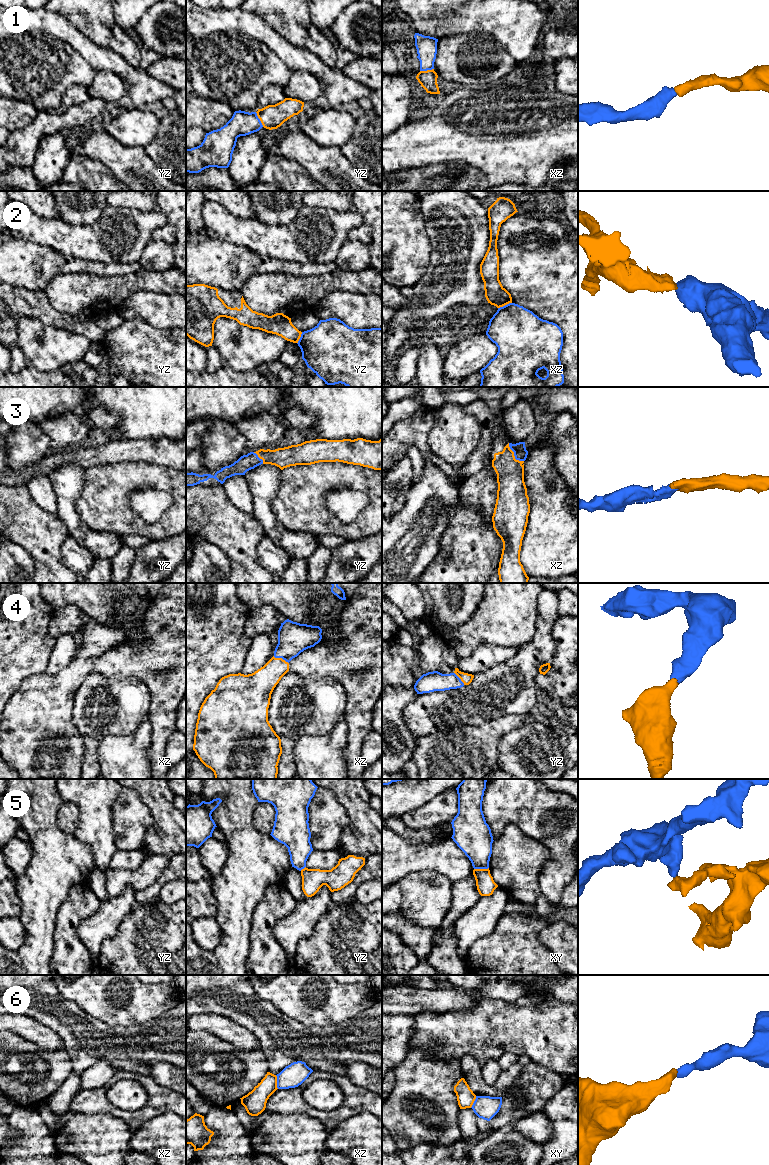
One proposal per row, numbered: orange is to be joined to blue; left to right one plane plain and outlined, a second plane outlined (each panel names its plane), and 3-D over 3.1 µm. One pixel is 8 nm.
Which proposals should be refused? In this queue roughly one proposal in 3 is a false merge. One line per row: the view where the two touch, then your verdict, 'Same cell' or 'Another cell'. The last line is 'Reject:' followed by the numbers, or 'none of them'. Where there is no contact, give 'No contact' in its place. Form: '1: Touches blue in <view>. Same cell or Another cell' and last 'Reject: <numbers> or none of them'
1: Touches blue in yz. Same cell
2: Touches blue in xz. Another cell
3: Touches blue in xz. Same cell
4: Touches blue in xz. Same cell
5: Touches blue in xy. Another cell
6: Touches blue in xz. Another cell
Reject: 2, 5, 6

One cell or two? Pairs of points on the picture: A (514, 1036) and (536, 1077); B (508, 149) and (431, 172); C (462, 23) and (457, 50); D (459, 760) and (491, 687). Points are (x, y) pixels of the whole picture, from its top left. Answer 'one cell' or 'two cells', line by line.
A: two cells
B: two cells
C: two cells
D: two cells

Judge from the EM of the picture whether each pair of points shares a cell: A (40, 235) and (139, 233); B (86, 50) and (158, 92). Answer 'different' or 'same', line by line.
A: same
B: same

